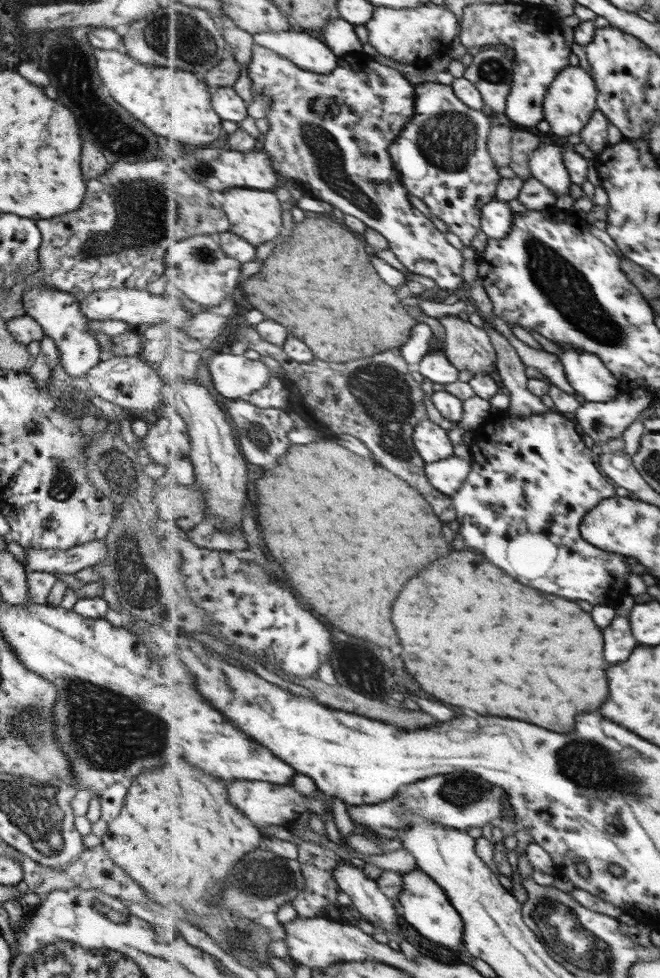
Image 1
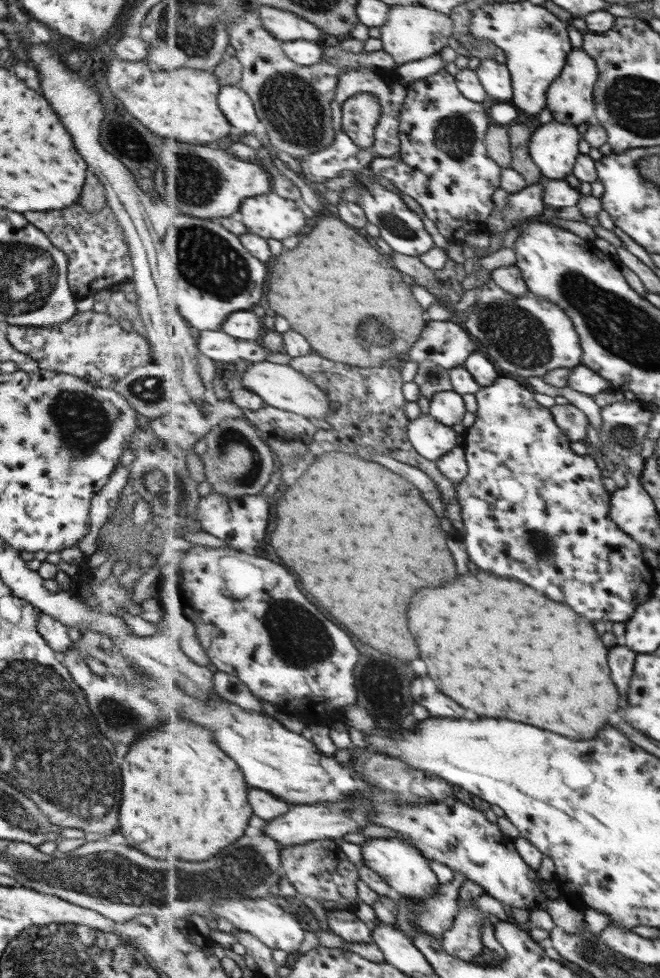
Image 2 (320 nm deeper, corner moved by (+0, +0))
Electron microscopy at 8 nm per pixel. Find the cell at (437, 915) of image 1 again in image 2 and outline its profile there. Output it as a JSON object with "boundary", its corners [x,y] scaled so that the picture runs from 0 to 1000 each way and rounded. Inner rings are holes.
{"boundary":[[[605,857],[559,858],[547,865],[552,883],[570,890],[594,906],[595,913],[641,924],[664,911],[662,894],[653,890],[647,876],[627,864]]]}

